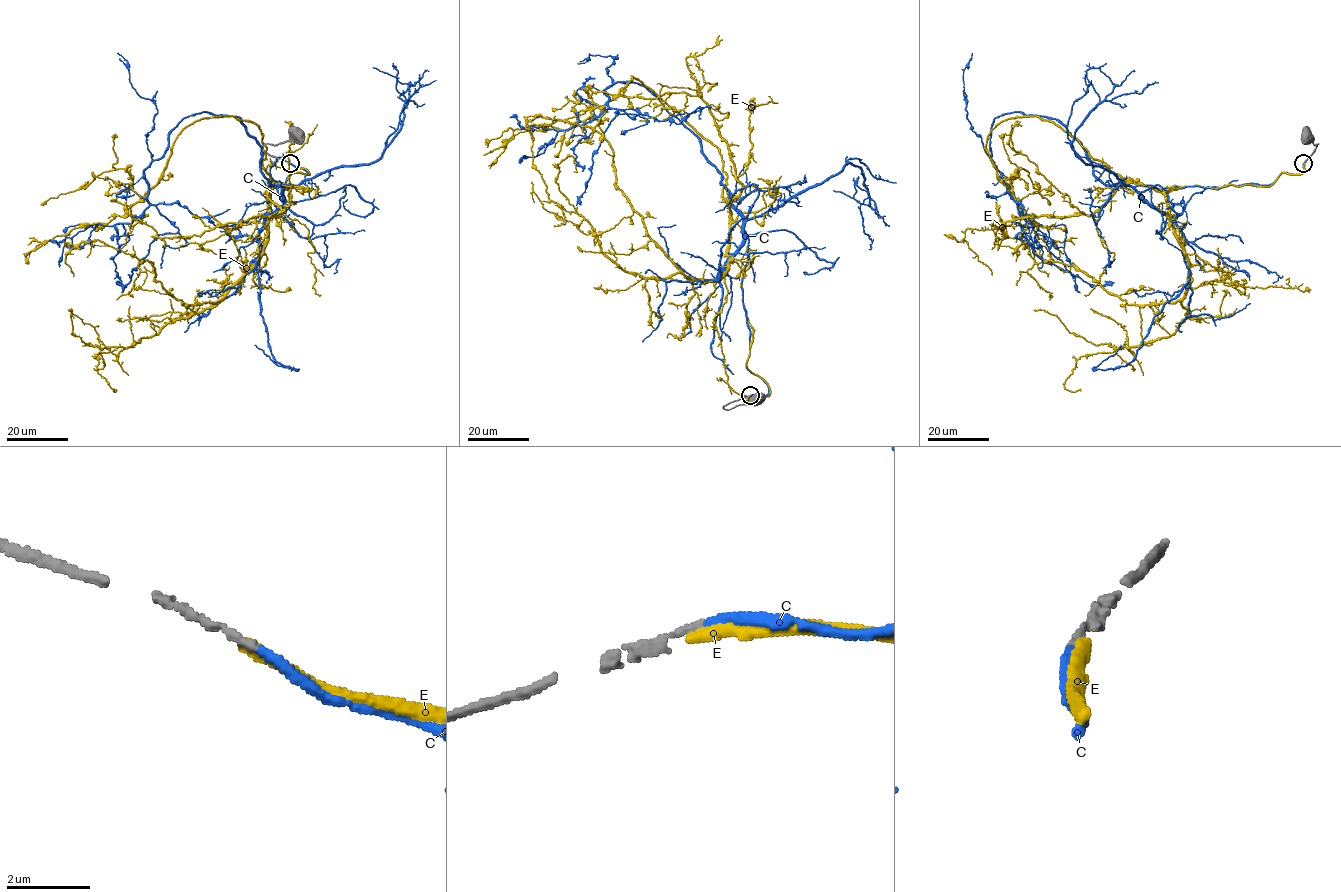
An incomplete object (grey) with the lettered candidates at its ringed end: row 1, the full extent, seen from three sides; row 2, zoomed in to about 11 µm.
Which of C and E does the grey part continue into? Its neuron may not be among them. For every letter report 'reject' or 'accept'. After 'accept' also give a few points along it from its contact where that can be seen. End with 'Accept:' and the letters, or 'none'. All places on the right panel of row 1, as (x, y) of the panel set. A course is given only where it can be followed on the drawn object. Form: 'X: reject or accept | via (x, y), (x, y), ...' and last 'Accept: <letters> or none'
C: accept | via (1304, 163), (1271, 184), (1104, 185), (1054, 119), (997, 116), (991, 160), (1034, 253), (1090, 284), (1113, 282)
E: reject
Accept: C

